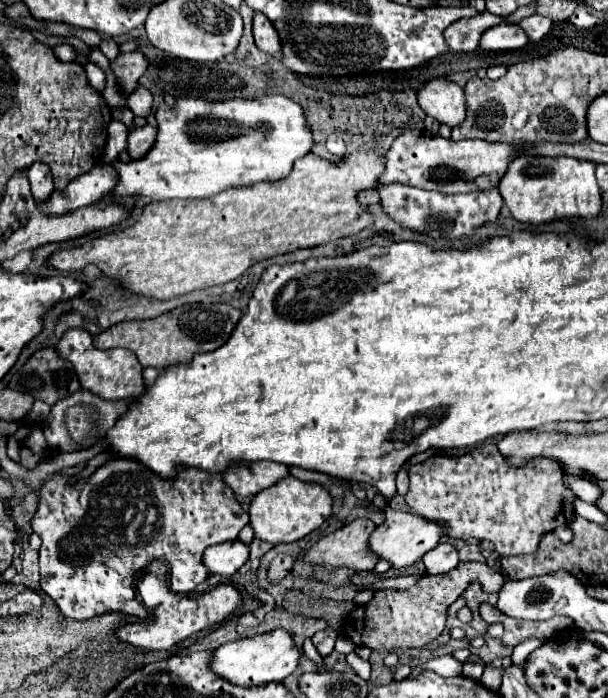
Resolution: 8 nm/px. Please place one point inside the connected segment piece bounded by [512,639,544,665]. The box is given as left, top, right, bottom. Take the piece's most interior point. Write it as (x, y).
(522, 651)

